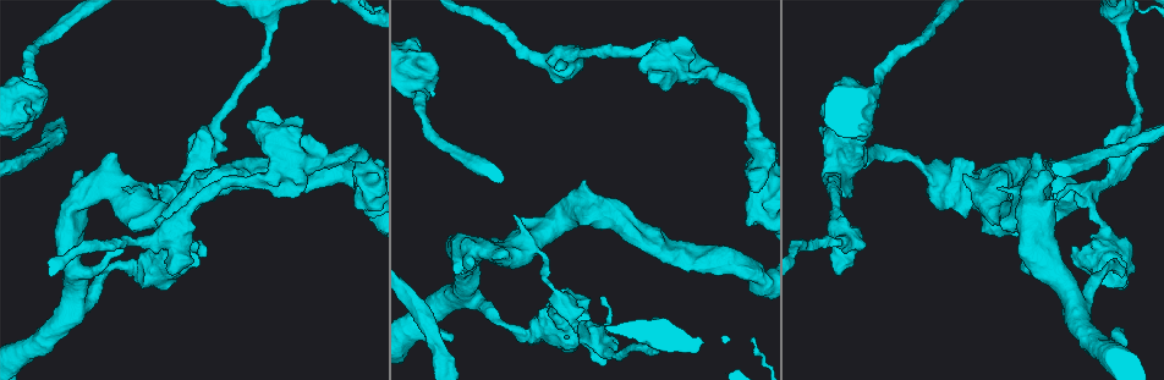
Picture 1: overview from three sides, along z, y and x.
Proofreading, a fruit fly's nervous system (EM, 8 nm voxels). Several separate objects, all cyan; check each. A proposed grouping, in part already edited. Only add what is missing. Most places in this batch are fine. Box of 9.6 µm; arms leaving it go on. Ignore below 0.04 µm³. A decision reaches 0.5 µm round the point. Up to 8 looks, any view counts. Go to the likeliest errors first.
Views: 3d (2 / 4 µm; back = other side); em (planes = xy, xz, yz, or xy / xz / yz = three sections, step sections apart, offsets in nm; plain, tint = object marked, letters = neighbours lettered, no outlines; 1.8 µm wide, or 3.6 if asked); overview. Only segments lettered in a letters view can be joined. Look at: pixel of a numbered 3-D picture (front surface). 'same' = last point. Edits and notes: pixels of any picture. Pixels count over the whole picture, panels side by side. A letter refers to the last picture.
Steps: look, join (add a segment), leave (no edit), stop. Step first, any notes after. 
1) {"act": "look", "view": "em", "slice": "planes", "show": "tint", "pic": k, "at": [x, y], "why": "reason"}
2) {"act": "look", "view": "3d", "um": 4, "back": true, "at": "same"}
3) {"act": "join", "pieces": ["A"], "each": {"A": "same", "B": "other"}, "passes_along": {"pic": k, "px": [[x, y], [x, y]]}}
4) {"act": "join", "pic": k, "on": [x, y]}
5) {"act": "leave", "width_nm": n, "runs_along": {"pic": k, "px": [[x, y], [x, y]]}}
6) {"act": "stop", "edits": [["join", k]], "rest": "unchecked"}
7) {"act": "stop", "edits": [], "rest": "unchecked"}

{"act": "look", "view": "3d", "um": 4, "back": true, "pic": 1, "at": [525, 330], "why": "calibre changes"}

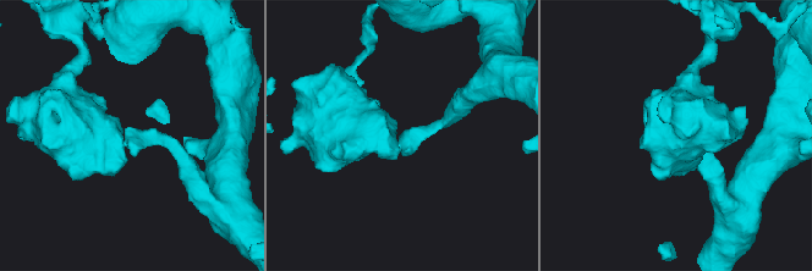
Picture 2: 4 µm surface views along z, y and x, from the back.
{"act": "look", "view": "em", "um": 3.6, "slice": "planes", "show": "tint", "pic": 2, "at": [399, 136], "arm_widths_nm": [160, 550]}

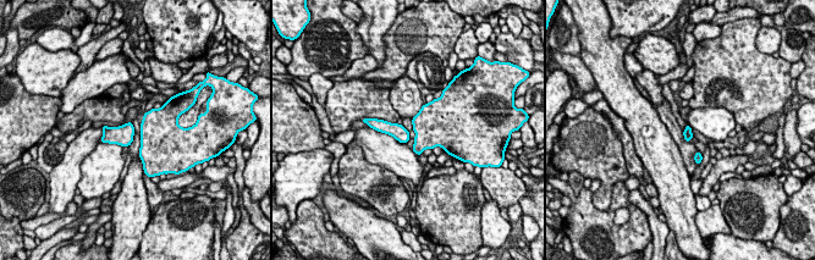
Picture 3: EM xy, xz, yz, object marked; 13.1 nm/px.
{"act": "look", "view": "em", "um": 3.6, "slice": "planes", "show": "letters", "at": "same", "why": "what lies round it"}

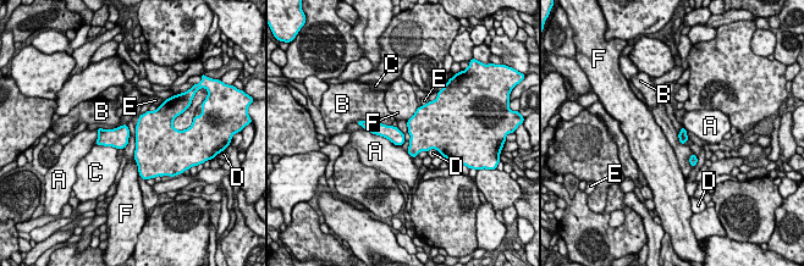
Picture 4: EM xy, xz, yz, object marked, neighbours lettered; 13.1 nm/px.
{"act": "leave", "width_nm": 130, "each": {"A": "other", "B": "other", "C": "other", "D": "other", "E": "other", "F": "other"}, "found": "none of them fits"}

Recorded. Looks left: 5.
{"act": "look", "view": "em", "slice": "yz", "step": 8, "show": "letters", "pic": 1, "at": [566, 303], "why": "thick turns thin"}

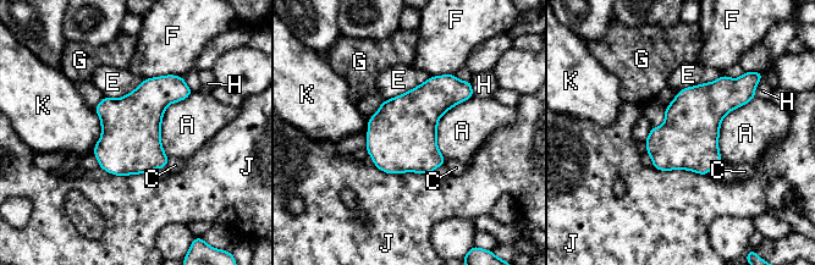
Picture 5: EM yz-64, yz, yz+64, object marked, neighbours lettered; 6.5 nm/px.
{"act": "leave", "width_nm": 400, "each": {"A": "other", "C": "other", "E": "other", "F": "other", "G": "other", "H": "other", "J": "other", "K": "other"}, "found": "none of them fits"}

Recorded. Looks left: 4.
{"act": "look", "view": "3d", "um": 2, "pic": 1, "at": [514, 216], "why": "free end"}

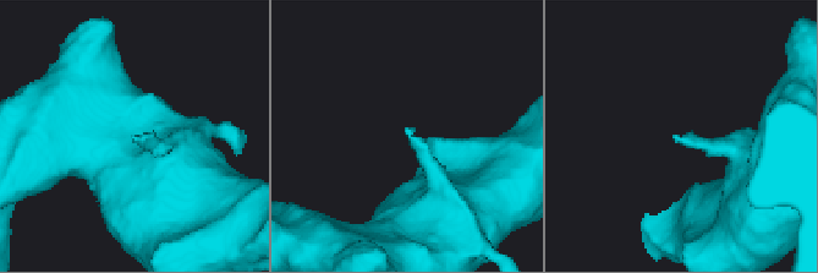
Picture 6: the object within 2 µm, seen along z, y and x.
{"act": "look", "view": "em", "slice": "yz", "step": 16, "show": "letters", "pic": 6, "at": [674, 135]}

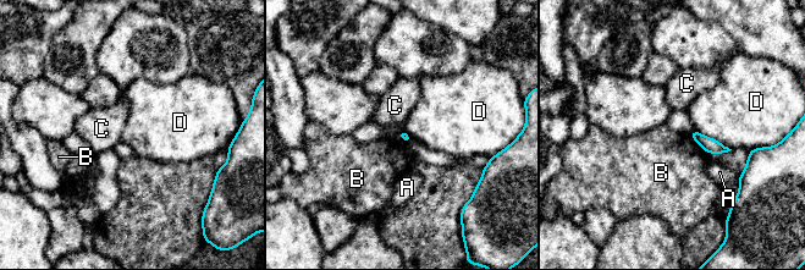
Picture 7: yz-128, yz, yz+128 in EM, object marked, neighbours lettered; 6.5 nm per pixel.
{"act": "leave", "each": {"A": "other", "B": "other", "C": "other", "D": "other"}, "border": {"pic": 7, "px": [[694, 128], [732, 149]]}, "found": "no lettered segment goes on from it"}

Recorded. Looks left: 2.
{"act": "look", "view": "3d", "um": 4, "back": true, "pic": 1, "at": [748, 226]}

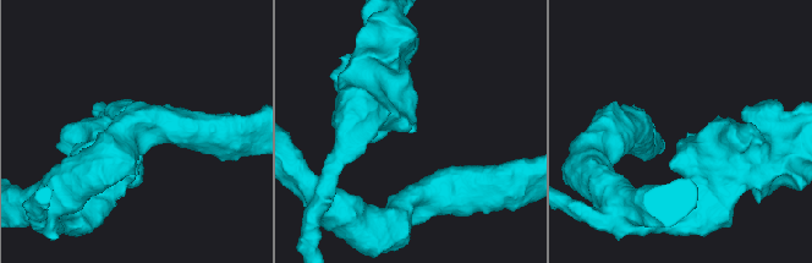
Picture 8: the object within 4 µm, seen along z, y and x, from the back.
{"act": "look", "view": "em", "um": 3.6, "slice": "yz", "step": 8, "show": "letters", "pic": 8, "at": [412, 131], "why": "shape alone is not enough"}

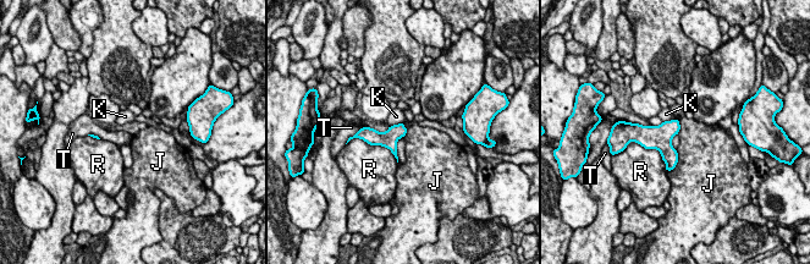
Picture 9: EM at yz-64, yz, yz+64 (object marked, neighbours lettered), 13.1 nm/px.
{"act": "leave", "each": {"J": "other", "K": "other", "R": "other", "T": "other"}, "found": "no lettered segment goes on from it"}

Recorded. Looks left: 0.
{"act": "stop", "edits": [], "rest": "unchecked"}

